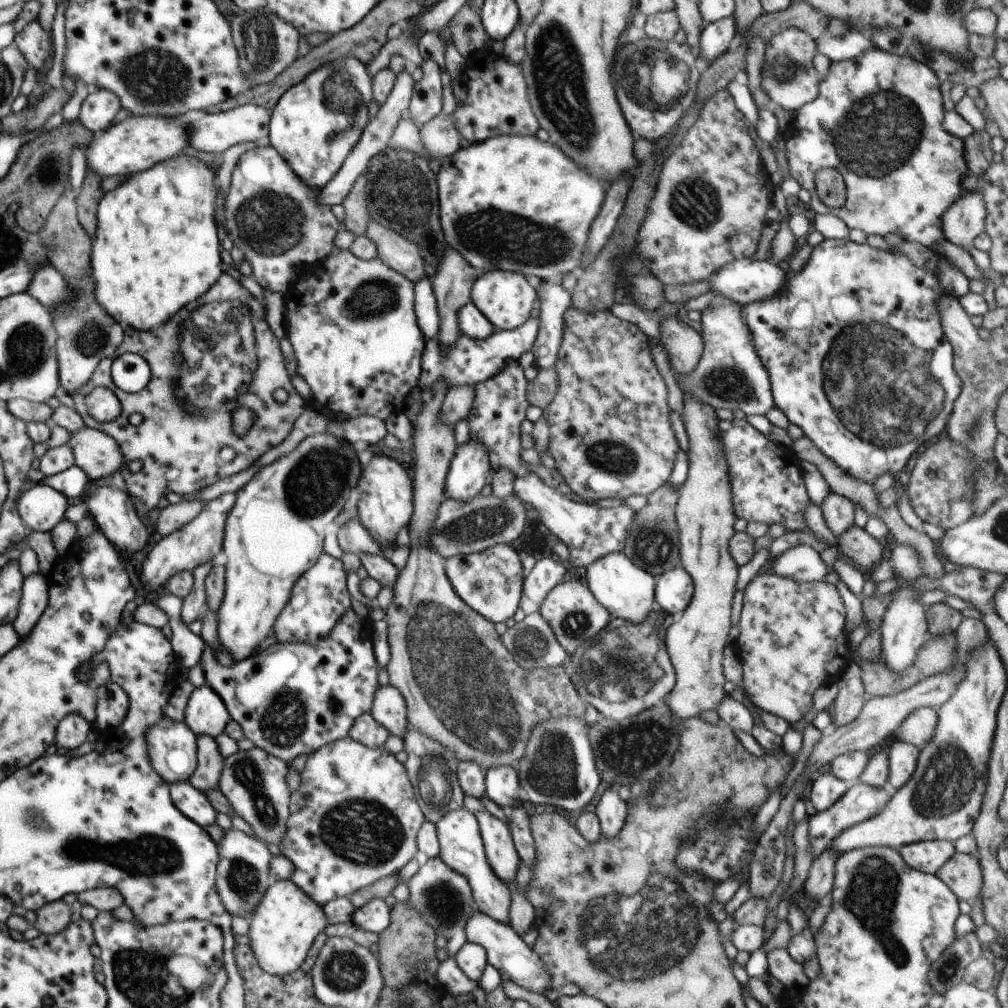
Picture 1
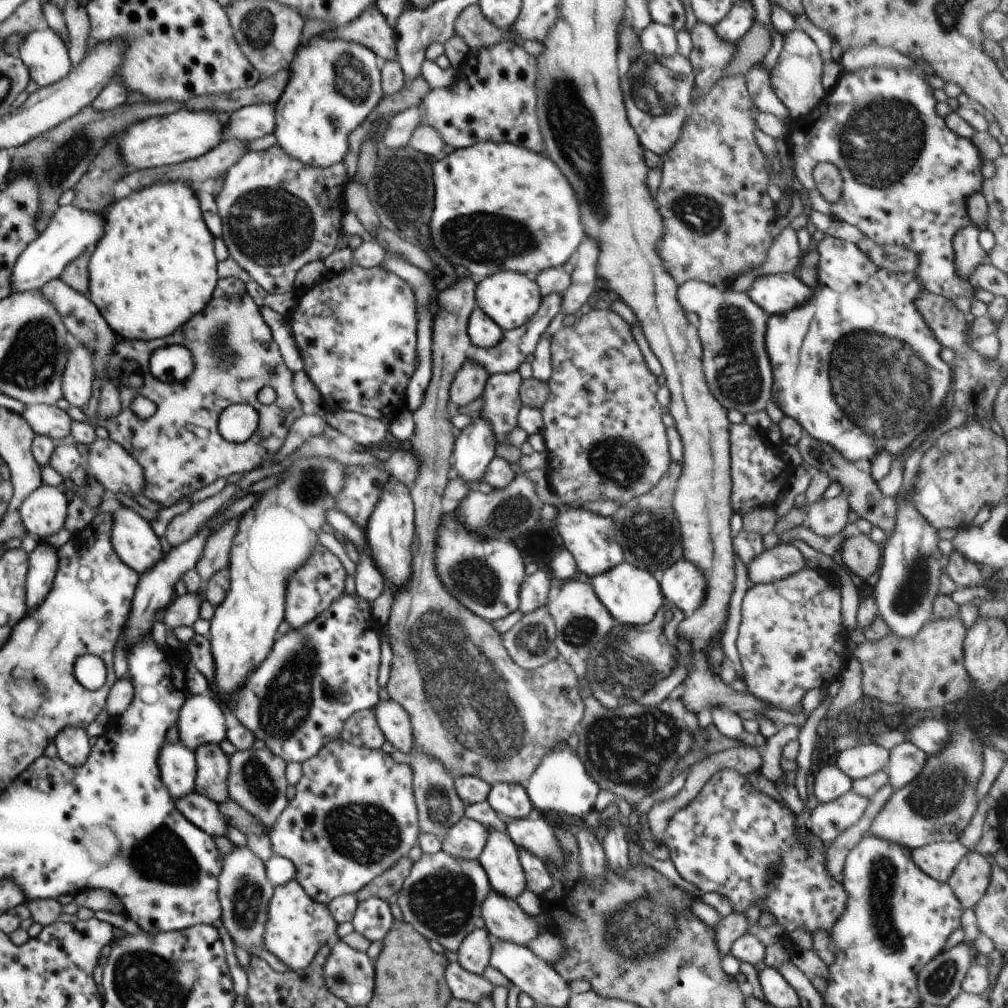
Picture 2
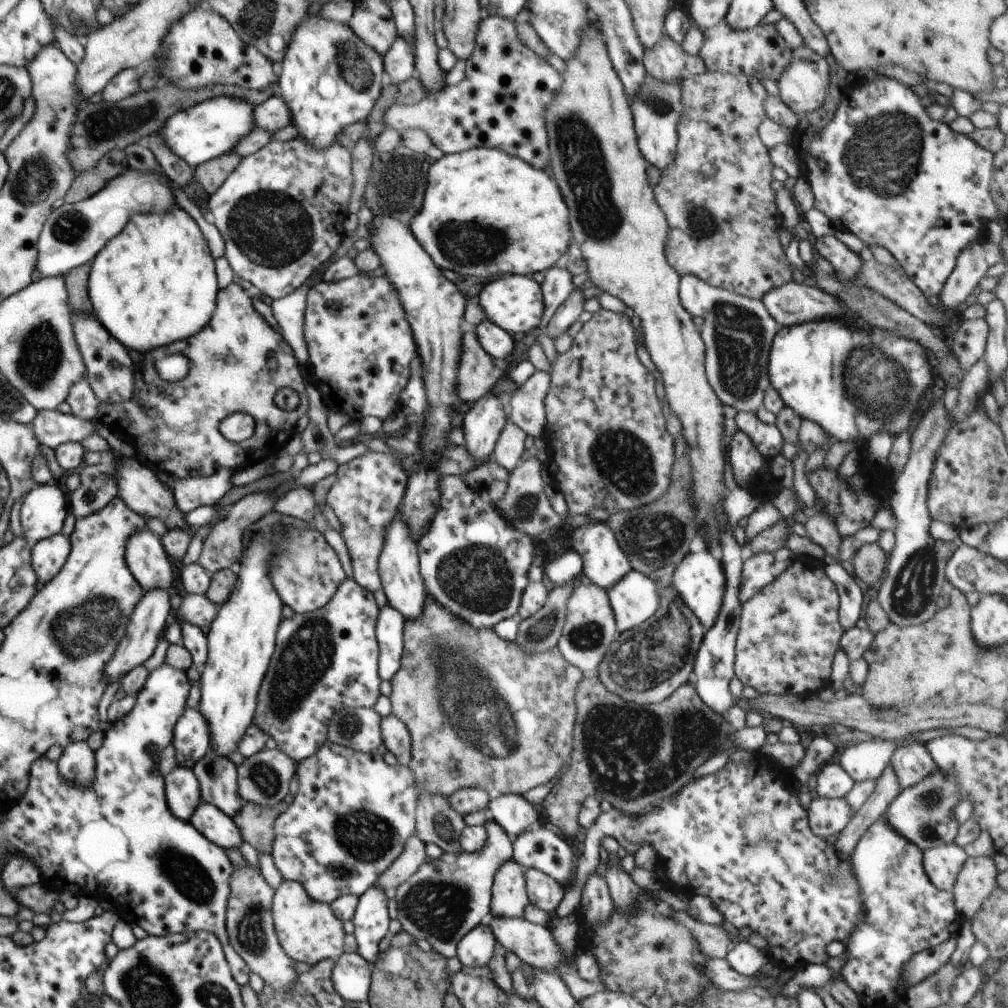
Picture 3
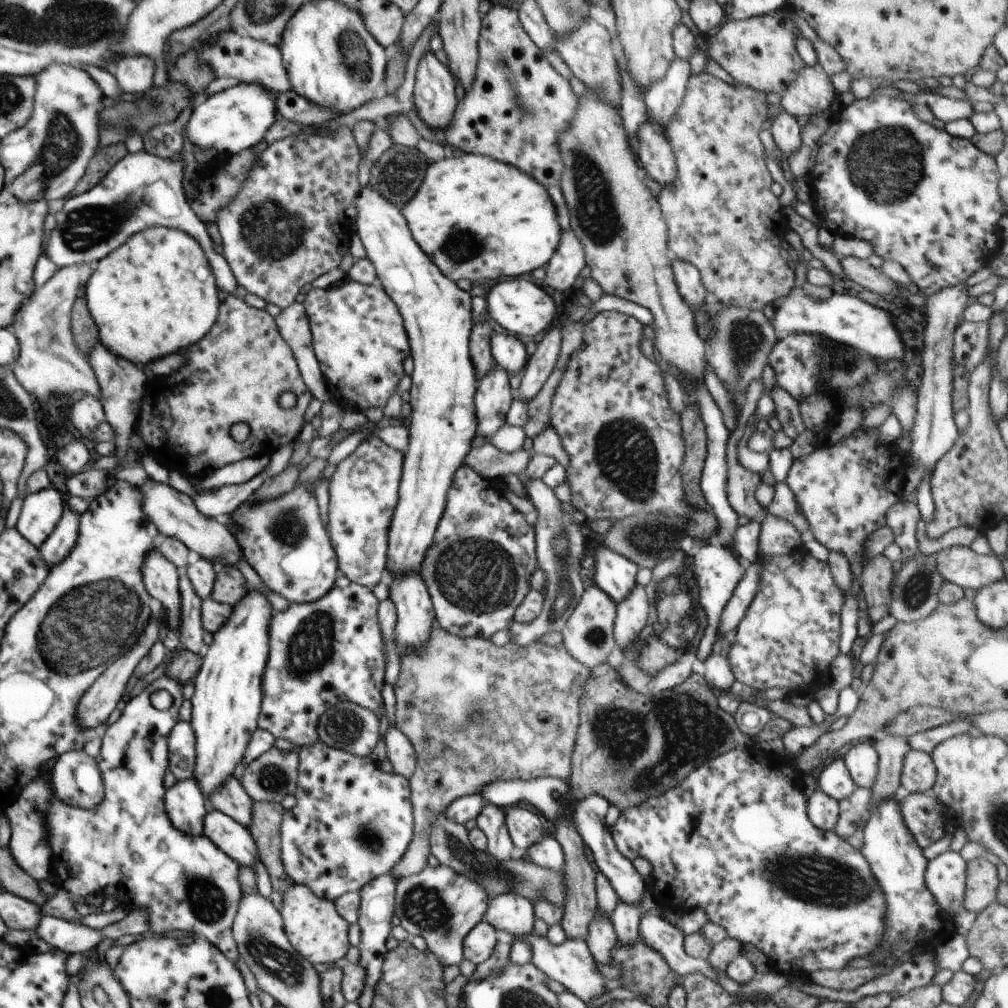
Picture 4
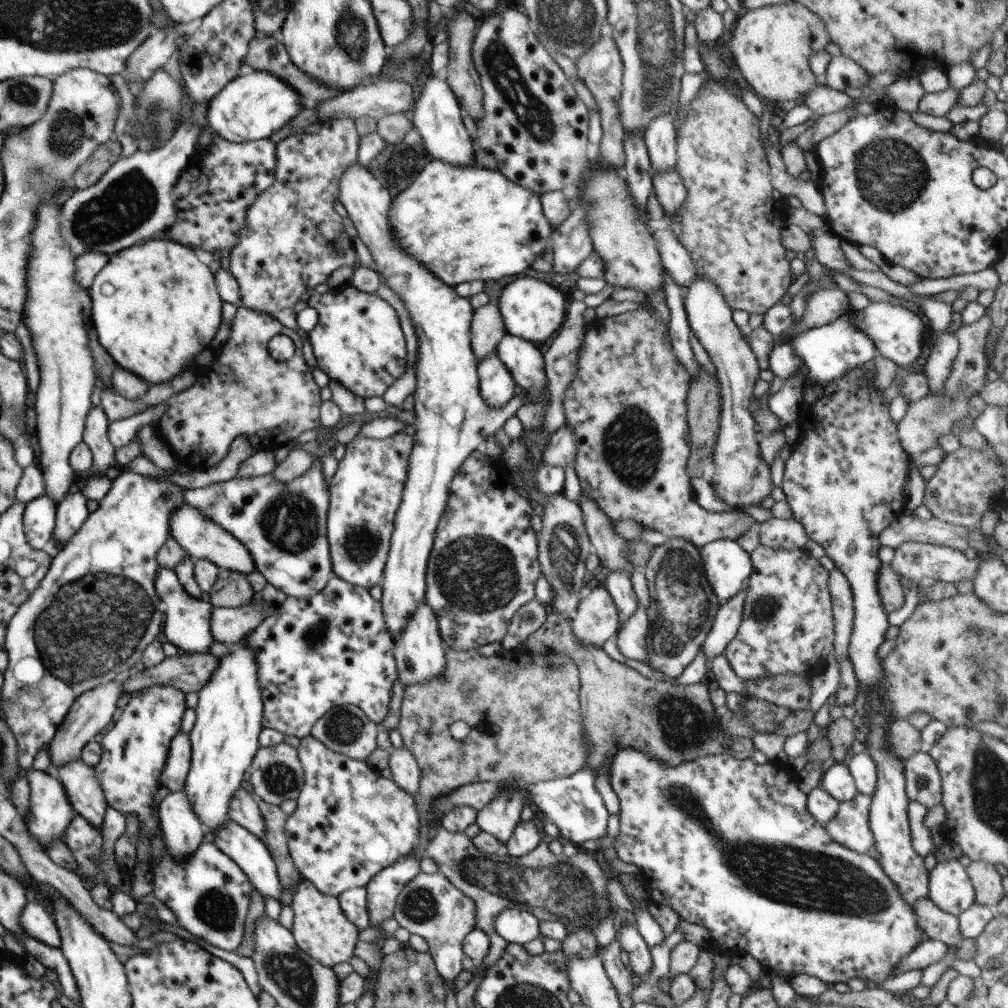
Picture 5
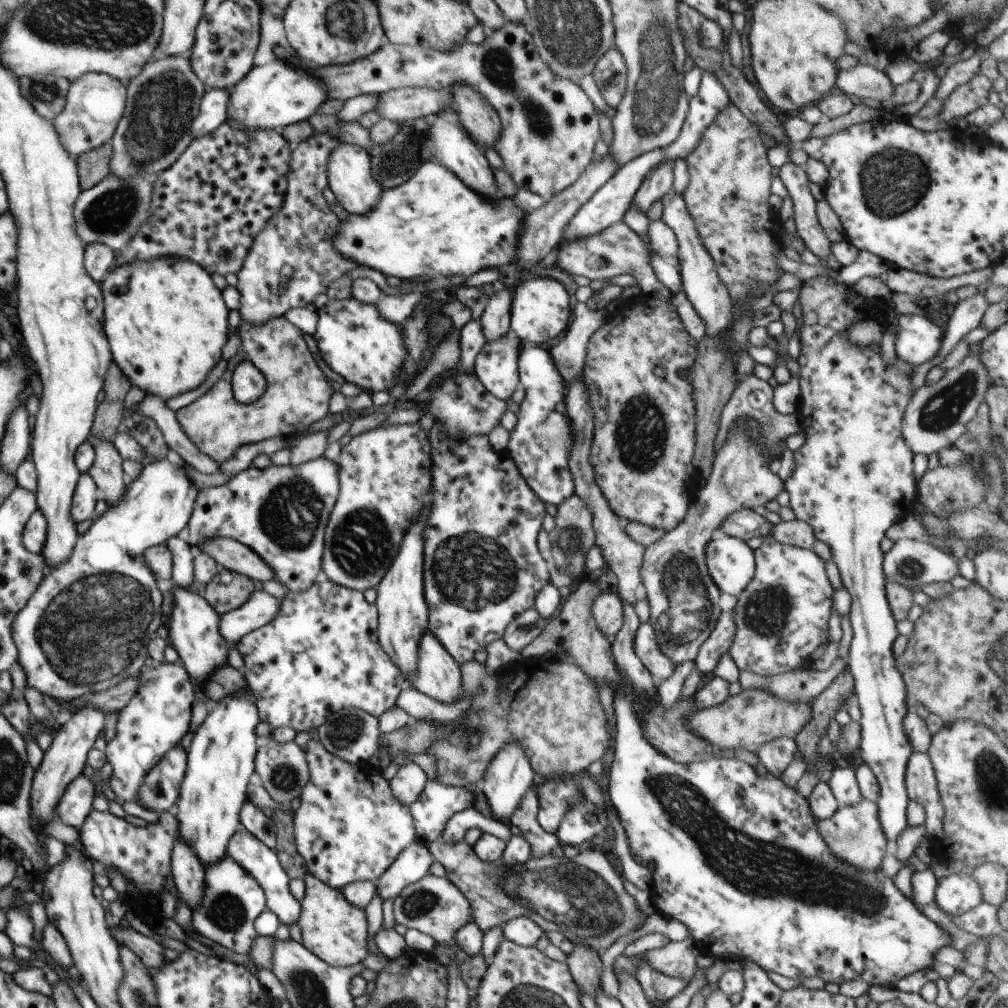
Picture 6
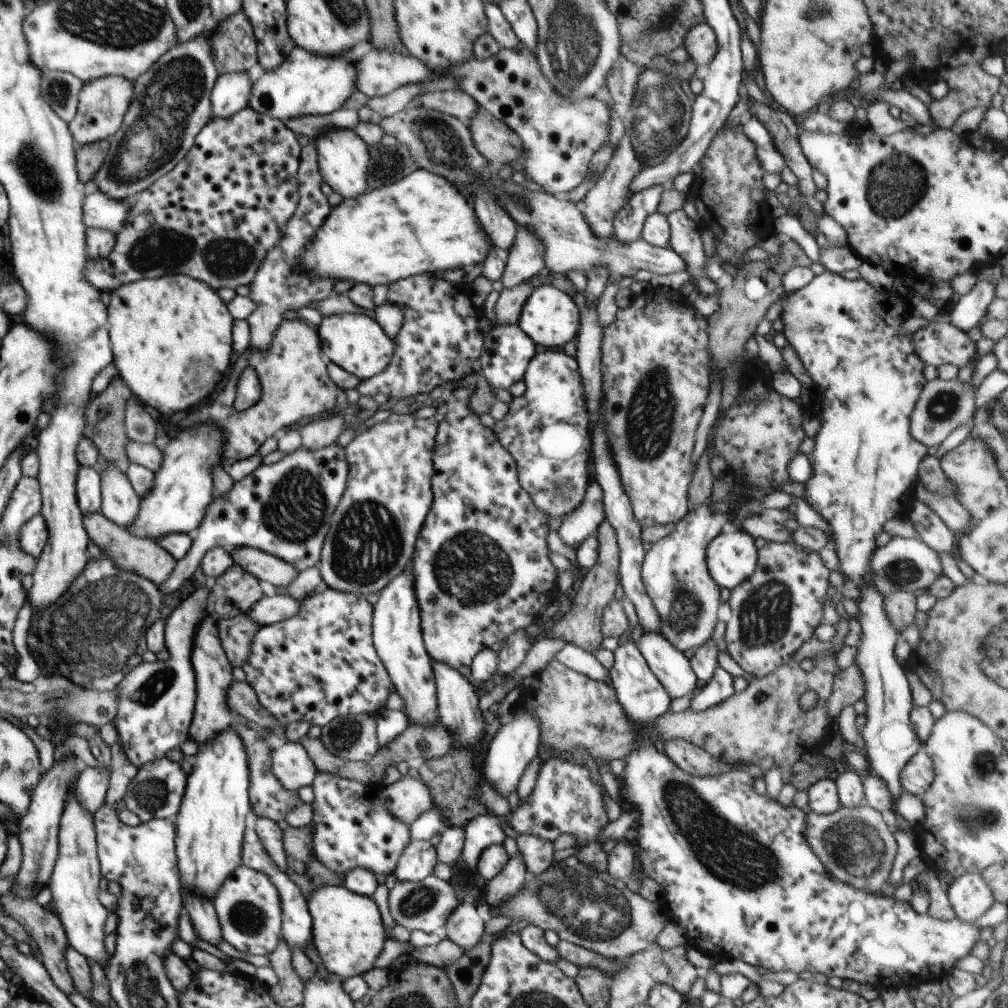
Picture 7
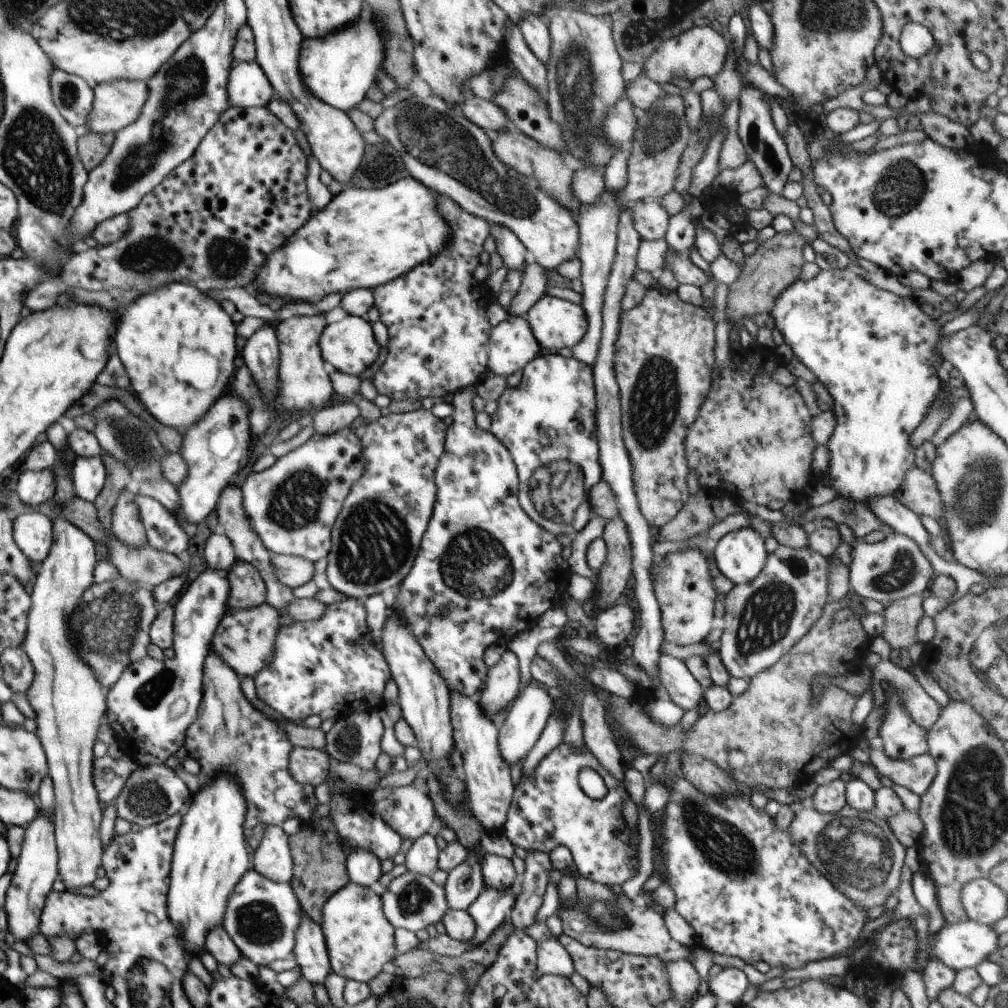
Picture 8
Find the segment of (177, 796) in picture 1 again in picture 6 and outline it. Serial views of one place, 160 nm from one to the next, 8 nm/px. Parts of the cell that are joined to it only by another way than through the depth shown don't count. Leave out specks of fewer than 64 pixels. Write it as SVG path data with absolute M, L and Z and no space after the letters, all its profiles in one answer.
M243 827L232 836L227 848L228 856L233 858L244 870L247 870L258 881L258 884L261 884L266 895L267 908L276 914L282 924L290 926L298 922L302 907L301 902L290 893L288 882L291 881L291 878L282 868L277 853Z

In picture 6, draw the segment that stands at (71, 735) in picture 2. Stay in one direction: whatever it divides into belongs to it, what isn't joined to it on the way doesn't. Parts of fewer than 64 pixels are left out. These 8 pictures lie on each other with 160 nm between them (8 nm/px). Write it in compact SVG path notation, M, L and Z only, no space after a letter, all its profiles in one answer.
M92 809L78 833L95 874L108 875L109 871L116 871L124 875L129 883L133 883L138 898L145 902L150 895L158 896L167 891L164 881L172 875L172 853L179 838L179 820L173 810L162 811L156 823L135 827L121 815Z

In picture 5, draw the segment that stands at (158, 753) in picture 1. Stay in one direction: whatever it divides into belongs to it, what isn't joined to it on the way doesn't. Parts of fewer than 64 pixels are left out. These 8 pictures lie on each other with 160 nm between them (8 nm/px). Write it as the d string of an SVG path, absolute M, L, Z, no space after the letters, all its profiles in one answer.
M183 790L168 793L157 808L168 854L177 861L193 855L208 837L208 830L194 814L186 793Z

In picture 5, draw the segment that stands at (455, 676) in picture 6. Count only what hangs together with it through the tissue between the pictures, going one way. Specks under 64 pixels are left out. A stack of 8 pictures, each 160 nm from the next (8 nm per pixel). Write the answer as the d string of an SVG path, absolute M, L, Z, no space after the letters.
M425 602L417 606L415 613L407 619L407 625L402 634L394 642L393 655L399 681L405 687L427 683L444 672L447 663L444 642L439 633L436 615Z

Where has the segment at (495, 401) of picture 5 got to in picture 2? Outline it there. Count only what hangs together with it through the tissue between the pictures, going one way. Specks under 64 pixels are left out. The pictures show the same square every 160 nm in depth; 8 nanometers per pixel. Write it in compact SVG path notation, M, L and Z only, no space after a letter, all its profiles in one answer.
M486 417L473 418L453 444L452 476L461 476L476 486L490 461L496 456L497 438Z

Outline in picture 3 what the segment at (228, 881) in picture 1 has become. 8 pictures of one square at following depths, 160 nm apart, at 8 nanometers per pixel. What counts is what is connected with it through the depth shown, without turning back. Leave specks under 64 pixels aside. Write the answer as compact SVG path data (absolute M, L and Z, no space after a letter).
M250 866L236 868L230 878L230 896L225 911L225 929L232 948L246 962L251 972L262 978L265 984L274 990L288 992L296 978L296 962L284 954L274 930L272 904L275 891L268 886L258 868Z

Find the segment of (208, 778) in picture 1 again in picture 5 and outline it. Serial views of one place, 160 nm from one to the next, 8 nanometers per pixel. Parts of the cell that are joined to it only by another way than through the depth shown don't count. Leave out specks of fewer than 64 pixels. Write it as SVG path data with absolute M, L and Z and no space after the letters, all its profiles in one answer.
M242 787L234 793L230 801L229 818L259 839L266 836L266 823L259 809L259 803Z

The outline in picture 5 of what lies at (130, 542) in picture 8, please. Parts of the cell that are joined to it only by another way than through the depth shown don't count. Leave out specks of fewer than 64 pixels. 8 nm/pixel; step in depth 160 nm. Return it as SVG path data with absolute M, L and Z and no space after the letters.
M92 407L86 417L83 441L93 454L89 474L116 473L119 470L115 459L117 449L108 438L110 420L101 407Z

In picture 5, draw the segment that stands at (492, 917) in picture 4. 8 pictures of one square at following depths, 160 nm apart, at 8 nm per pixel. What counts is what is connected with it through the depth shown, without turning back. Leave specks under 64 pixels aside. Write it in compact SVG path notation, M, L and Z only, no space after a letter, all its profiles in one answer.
M508 908L495 920L496 932L510 944L524 946L540 936L538 918L520 908Z

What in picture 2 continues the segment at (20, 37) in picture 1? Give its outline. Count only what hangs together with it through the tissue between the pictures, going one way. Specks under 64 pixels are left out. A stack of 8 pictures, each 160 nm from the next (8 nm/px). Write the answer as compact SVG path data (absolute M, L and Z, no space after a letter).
M50 27L29 32L18 47L18 56L39 88L63 79L73 67L67 46Z

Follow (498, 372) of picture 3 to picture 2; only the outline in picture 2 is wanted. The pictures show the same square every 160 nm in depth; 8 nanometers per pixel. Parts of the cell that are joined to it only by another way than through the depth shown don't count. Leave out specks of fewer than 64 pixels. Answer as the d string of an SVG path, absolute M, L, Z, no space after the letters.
M466 359L456 371L449 388L449 400L452 409L470 404L480 398L491 374L472 359Z

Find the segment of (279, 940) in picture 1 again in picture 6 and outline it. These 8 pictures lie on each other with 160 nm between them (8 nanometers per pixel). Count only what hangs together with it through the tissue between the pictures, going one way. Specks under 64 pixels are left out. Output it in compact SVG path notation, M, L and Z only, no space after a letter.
M308 873L304 878L305 895L298 919L303 945L320 960L333 967L351 967L362 961L368 953L368 922L364 909L351 905L341 890L333 889Z

